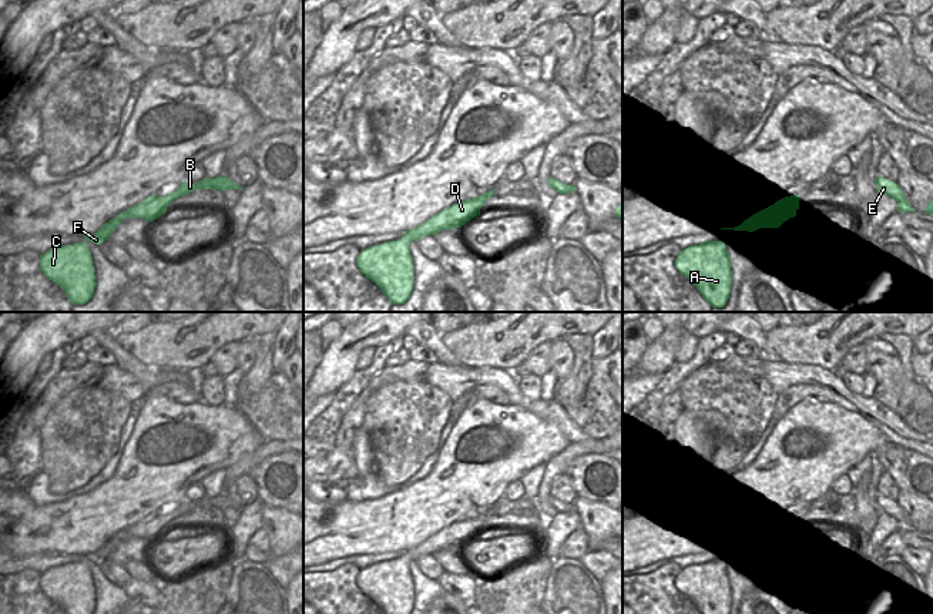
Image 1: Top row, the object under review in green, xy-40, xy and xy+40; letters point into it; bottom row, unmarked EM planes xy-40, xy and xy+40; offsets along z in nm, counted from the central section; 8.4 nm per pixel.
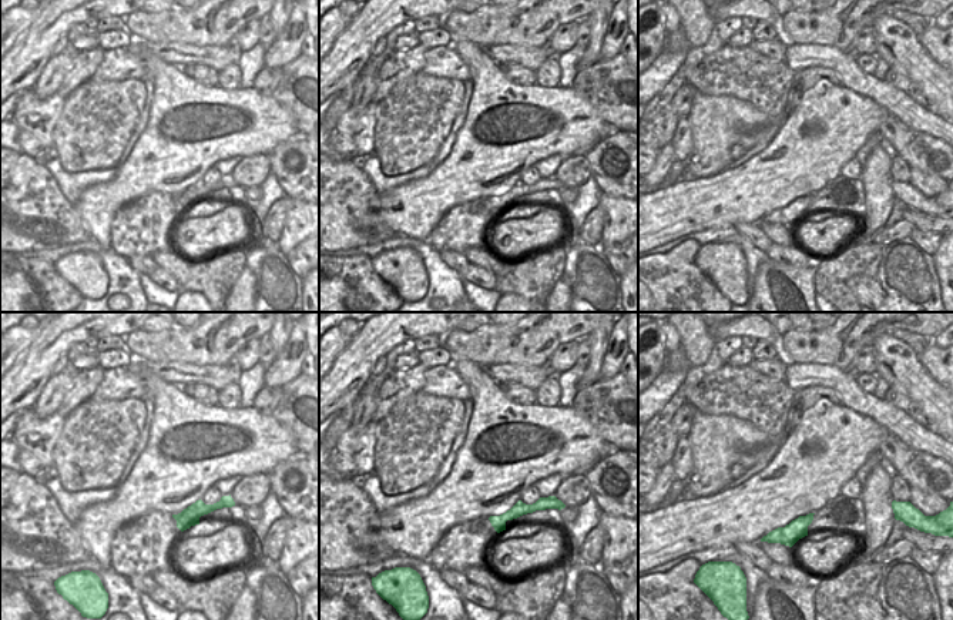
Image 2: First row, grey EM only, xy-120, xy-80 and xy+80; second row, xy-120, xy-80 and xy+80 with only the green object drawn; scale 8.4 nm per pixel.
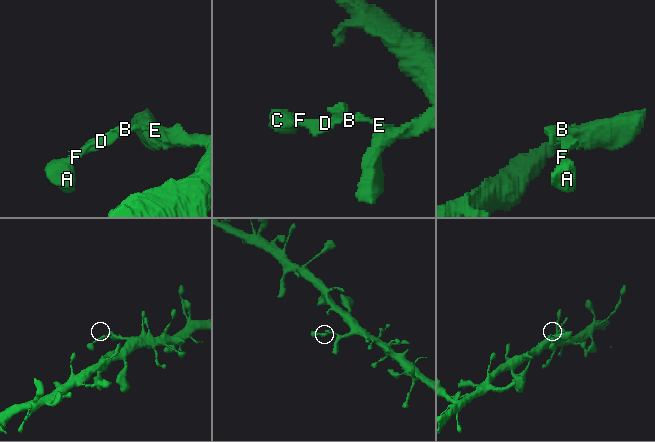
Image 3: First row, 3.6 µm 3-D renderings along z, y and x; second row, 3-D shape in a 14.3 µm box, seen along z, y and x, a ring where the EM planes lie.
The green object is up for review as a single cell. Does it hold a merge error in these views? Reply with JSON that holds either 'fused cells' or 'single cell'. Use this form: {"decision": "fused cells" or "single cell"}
{"decision": "single cell"}

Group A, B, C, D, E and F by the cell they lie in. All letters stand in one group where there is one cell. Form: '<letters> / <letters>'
A B C D E F

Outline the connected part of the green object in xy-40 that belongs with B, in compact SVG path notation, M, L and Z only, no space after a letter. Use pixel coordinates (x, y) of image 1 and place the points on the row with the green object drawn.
M215 177L215 178L204 178L199 182L187 182L184 181L177 191L165 195L165 197L147 197L142 202L128 208L127 211L118 214L115 218L105 222L95 234L83 235L88 242L100 245L104 241L108 241L108 236L115 231L115 228L125 218L141 218L148 222L160 218L167 212L167 207L177 198L184 197L195 189L242 189L242 187L232 182L228 177Z

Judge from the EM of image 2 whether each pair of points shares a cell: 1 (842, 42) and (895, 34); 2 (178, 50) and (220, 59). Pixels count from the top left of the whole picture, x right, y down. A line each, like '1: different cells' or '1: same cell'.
1: different cells
2: same cell

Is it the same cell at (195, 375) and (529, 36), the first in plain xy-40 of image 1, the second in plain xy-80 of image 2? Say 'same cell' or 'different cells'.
different cells

